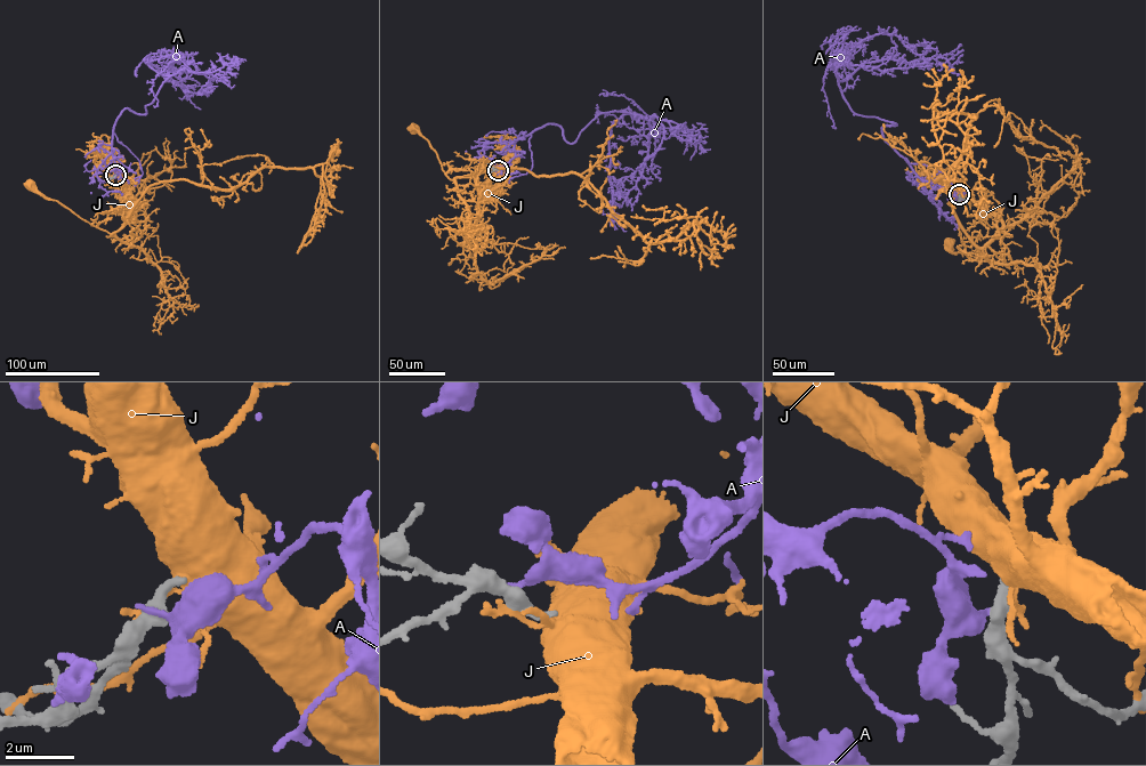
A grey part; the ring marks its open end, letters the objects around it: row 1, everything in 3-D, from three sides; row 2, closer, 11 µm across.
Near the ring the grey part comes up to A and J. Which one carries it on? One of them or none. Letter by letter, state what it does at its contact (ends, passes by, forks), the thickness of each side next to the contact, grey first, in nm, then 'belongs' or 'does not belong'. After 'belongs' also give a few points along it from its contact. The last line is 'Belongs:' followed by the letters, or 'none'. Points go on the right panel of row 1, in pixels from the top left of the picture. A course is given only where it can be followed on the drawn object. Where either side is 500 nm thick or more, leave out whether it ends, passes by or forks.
A: it ends there; 440 nm thick on the grey side, 180 nm on the other; does not belong
J: 550 nm thick on the grey side, 200 nm on the other; does not belong
Belongs: none

